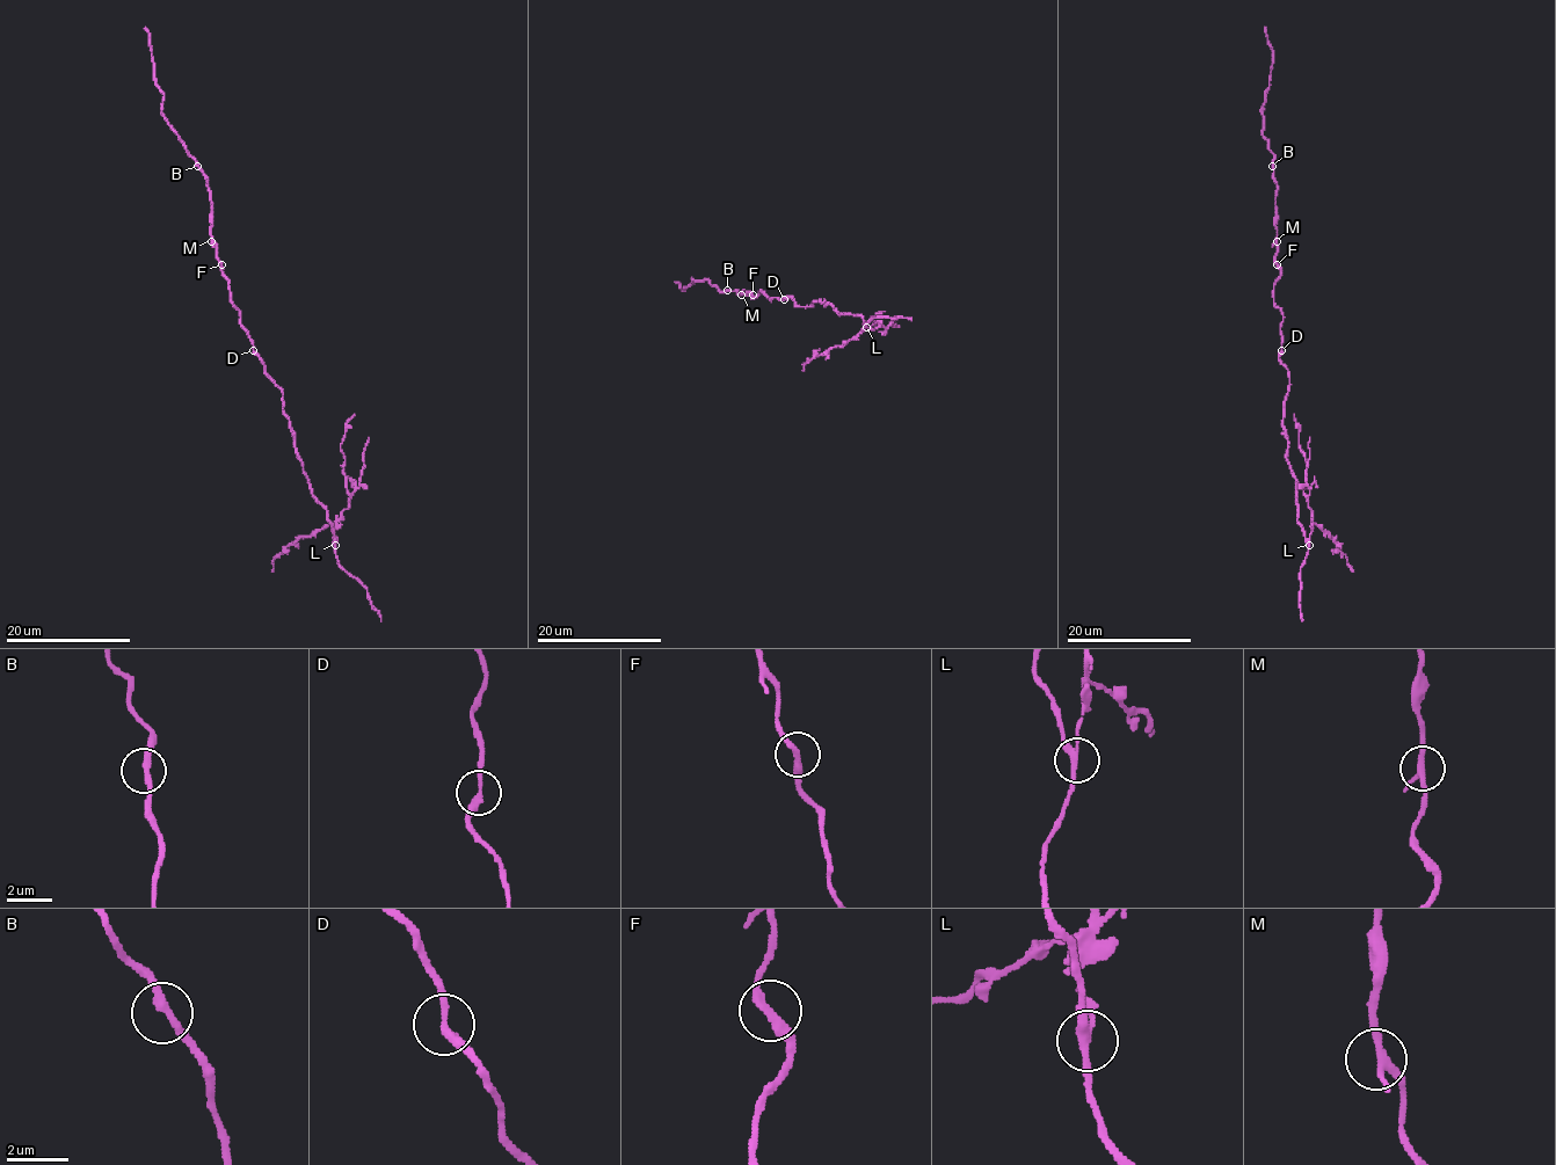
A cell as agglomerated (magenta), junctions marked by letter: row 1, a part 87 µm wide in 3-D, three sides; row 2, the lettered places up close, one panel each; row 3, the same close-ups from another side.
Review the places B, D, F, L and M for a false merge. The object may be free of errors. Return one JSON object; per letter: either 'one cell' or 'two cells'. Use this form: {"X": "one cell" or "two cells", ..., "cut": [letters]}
{"B": "one cell", "D": "one cell", "F": "one cell", "L": "two cells", "M": "one cell", "cut": ["L"]}

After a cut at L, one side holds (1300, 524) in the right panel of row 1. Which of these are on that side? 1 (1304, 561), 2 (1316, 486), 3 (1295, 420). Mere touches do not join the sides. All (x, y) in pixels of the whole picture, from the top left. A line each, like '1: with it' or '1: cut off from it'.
1: with it
2: cut off from it
3: cut off from it

